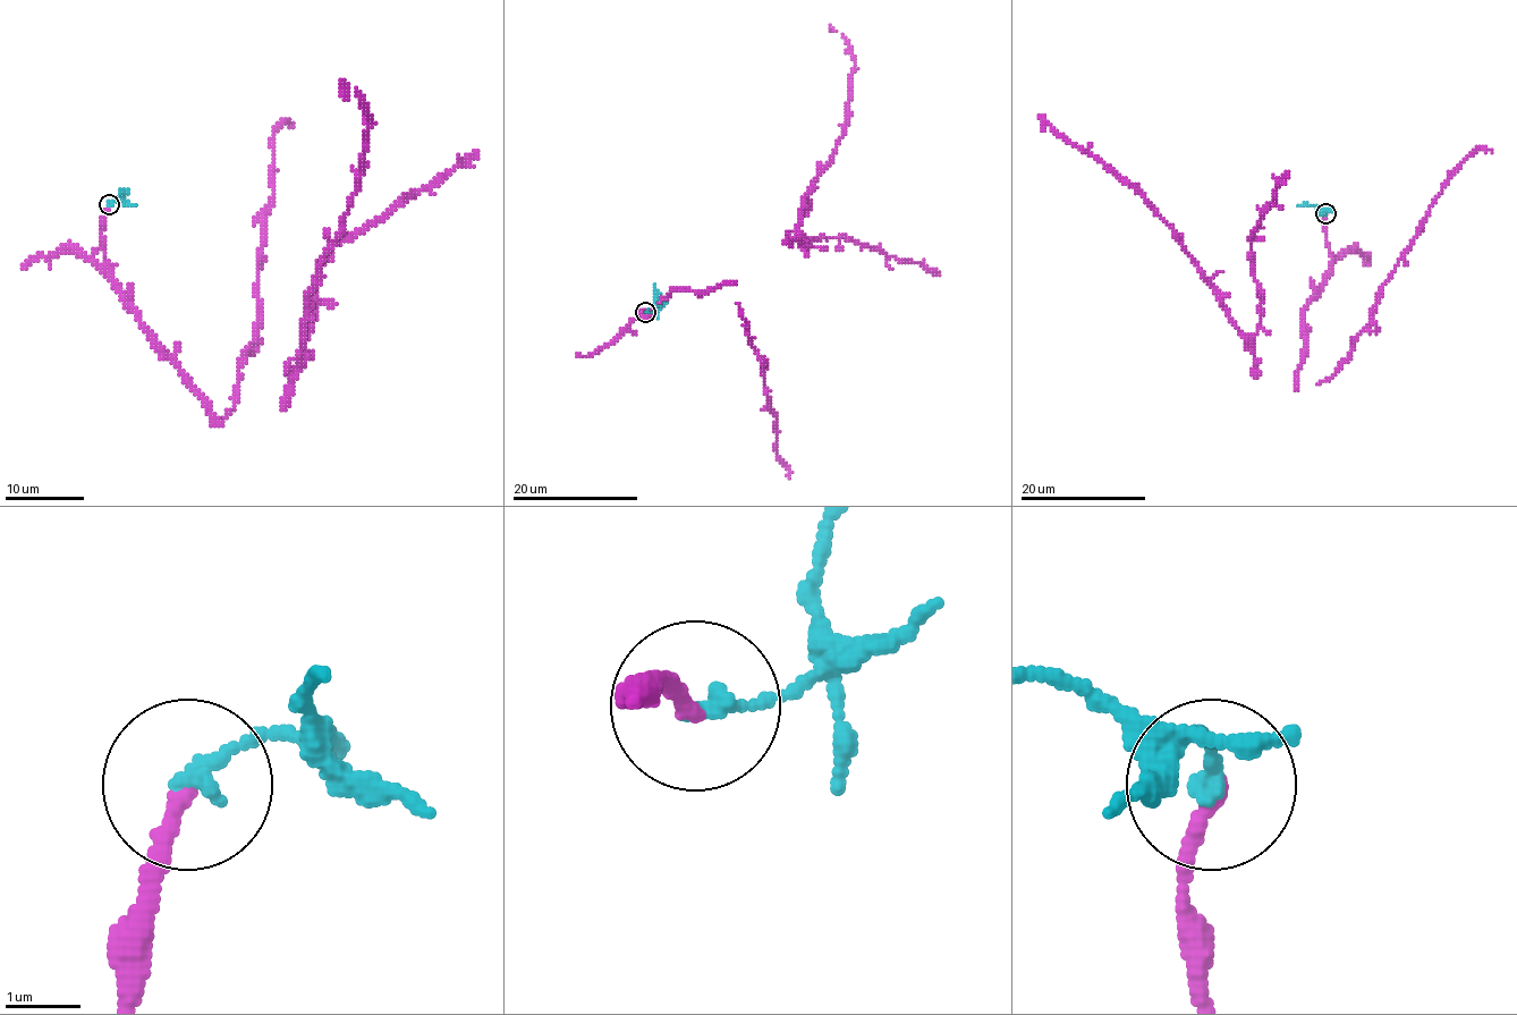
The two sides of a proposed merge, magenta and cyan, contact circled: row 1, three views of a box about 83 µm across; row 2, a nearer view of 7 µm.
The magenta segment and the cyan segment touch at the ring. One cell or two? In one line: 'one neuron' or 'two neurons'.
two neurons

